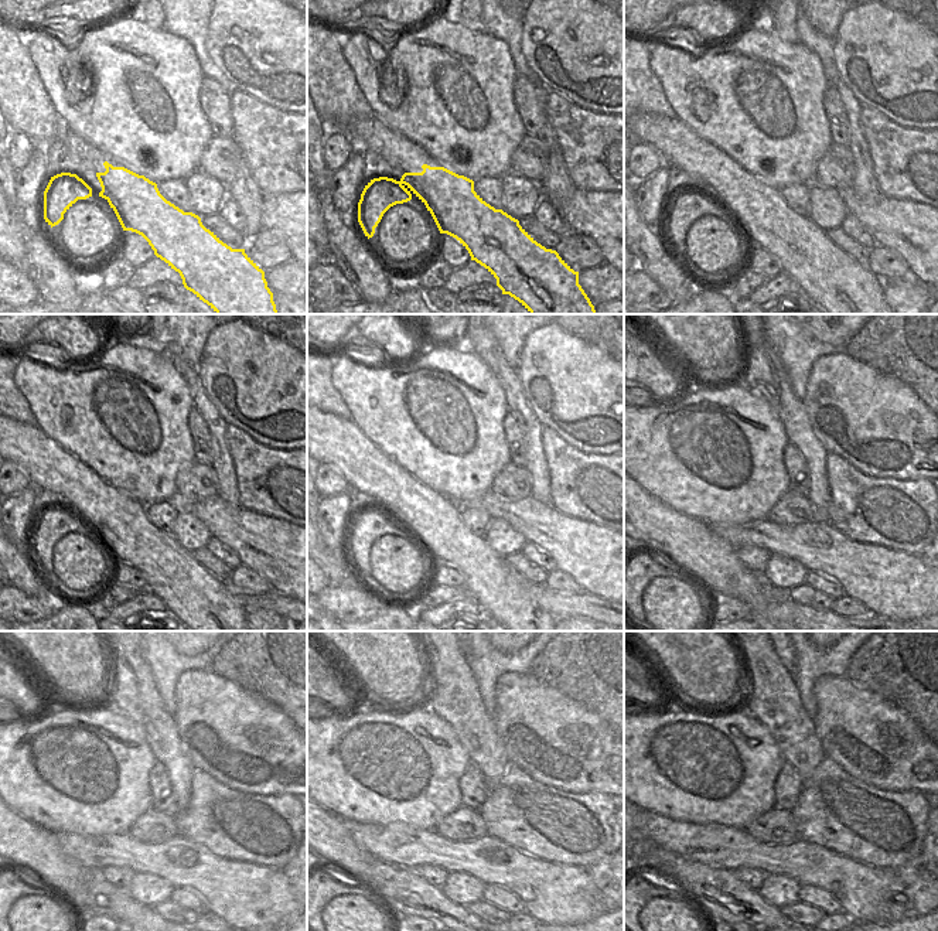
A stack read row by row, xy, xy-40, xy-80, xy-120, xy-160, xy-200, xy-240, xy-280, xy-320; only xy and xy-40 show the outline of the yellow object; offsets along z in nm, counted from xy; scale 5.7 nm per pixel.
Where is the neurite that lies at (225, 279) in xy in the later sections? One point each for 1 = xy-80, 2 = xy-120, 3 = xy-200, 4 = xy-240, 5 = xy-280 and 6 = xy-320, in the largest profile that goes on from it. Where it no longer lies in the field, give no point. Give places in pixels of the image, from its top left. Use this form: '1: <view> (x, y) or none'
1: xy-80 (834, 282)
2: xy-120 (195, 599)
3: xy-200 (681, 524)
4: xy-240 (24, 835)
5: xy-280 (336, 846)
6: xy-320 (737, 817)

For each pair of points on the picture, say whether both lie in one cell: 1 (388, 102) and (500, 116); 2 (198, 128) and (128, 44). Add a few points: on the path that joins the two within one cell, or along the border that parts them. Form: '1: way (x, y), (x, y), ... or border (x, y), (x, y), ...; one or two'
1: way (416, 109), (471, 109); one
2: way (177, 106), (166, 88), (143, 65), (143, 61); one

